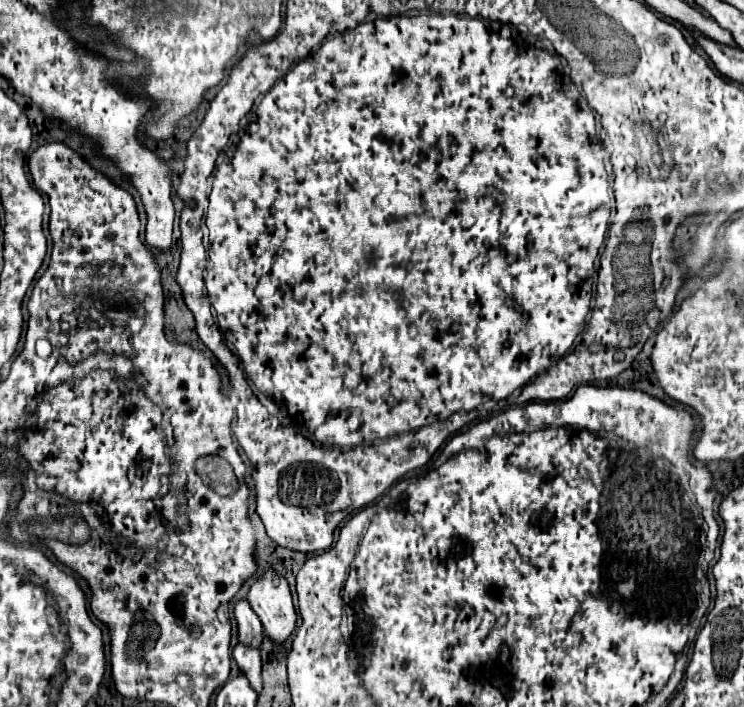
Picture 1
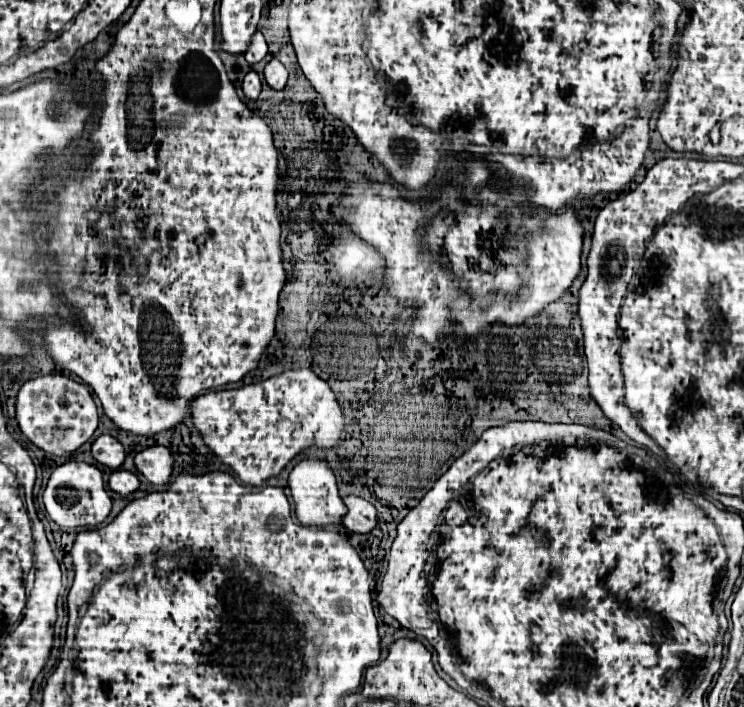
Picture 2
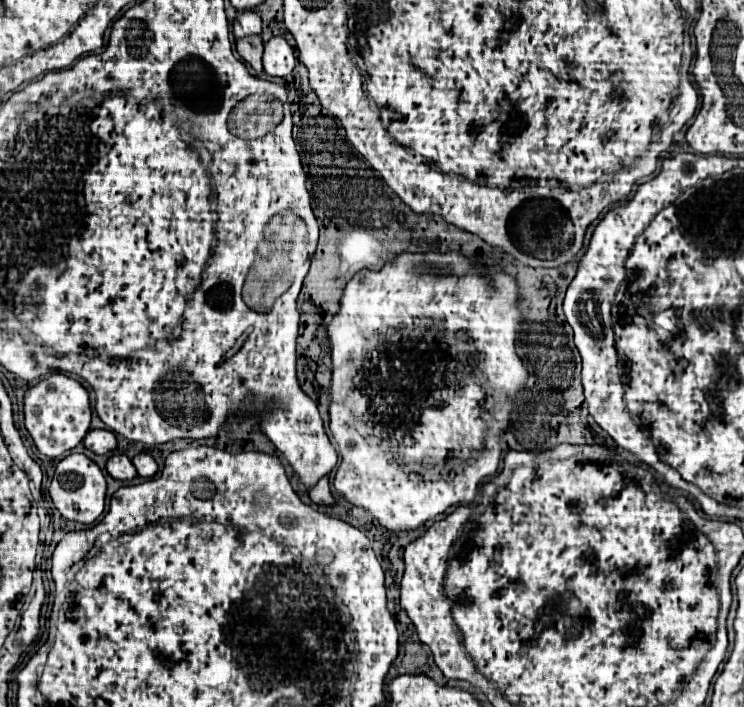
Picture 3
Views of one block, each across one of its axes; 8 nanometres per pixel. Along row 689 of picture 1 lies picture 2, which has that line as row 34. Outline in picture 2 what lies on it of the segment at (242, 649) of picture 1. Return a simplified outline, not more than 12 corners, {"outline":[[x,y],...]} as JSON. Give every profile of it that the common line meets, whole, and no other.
{"outline":[[260,32],[252,36],[244,56],[250,64],[268,54]]}

